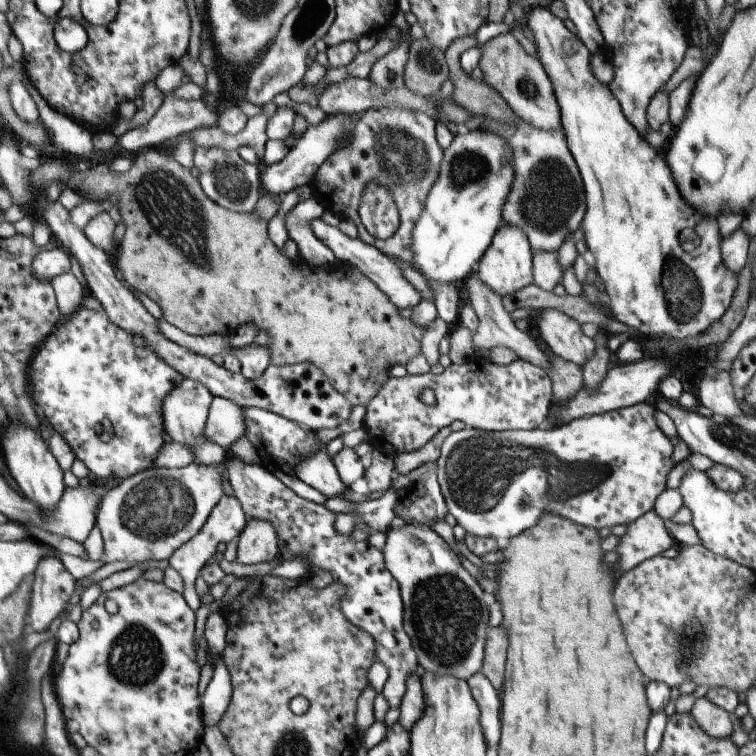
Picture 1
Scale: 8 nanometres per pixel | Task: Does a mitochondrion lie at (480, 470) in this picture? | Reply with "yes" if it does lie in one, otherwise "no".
yes

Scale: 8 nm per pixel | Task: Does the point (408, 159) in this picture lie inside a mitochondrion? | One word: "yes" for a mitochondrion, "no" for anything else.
yes

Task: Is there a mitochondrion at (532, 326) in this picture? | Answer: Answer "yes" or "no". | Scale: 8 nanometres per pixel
no

